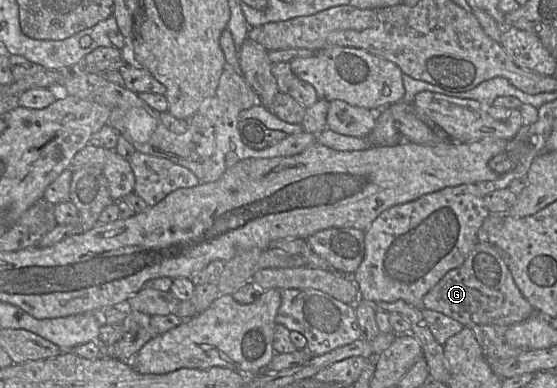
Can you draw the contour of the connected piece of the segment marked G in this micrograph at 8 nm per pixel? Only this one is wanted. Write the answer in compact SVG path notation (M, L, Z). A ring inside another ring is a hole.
M478 242L465 261L447 272L423 297L422 308L441 312L466 327L512 325L536 311L516 286L498 250L489 242Z

